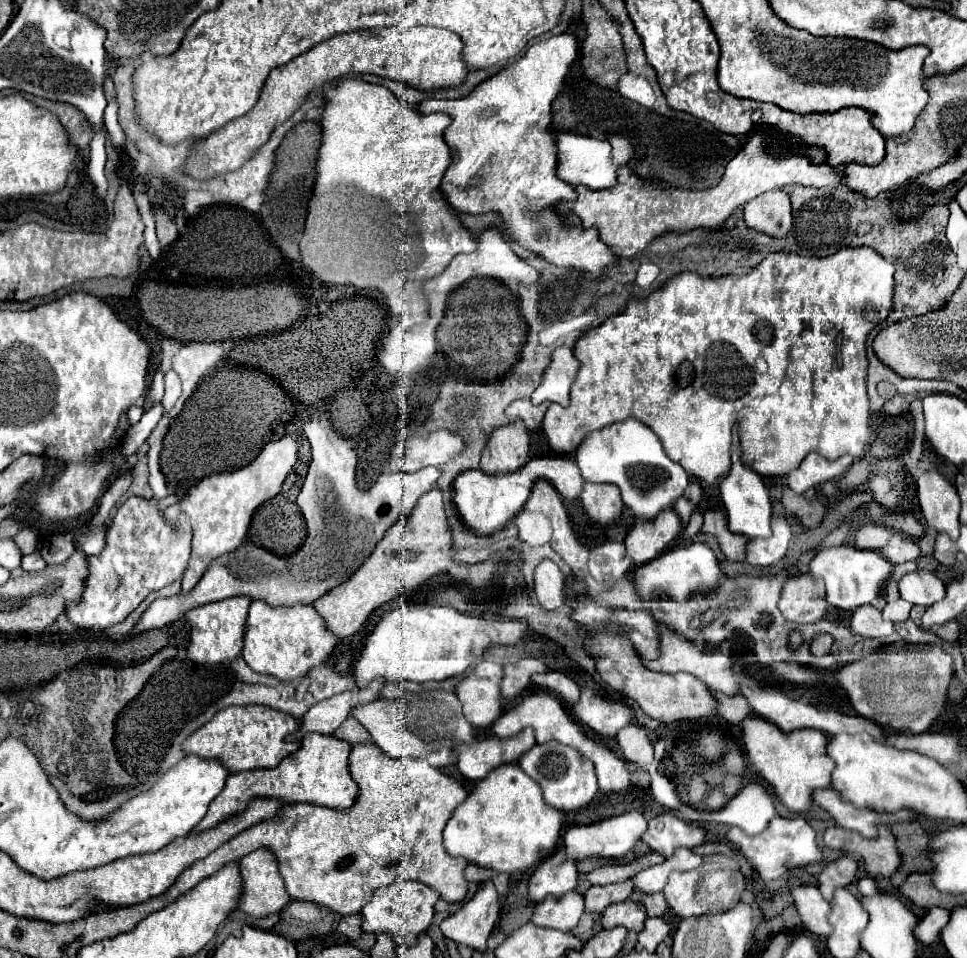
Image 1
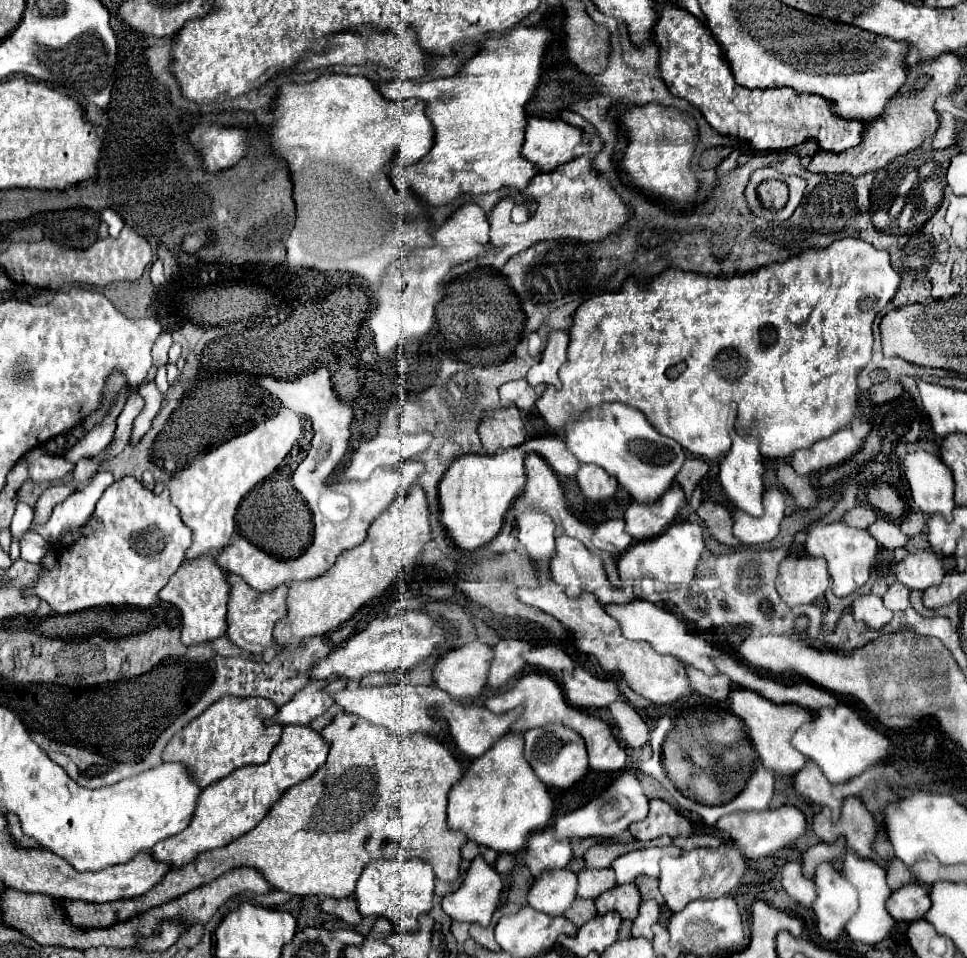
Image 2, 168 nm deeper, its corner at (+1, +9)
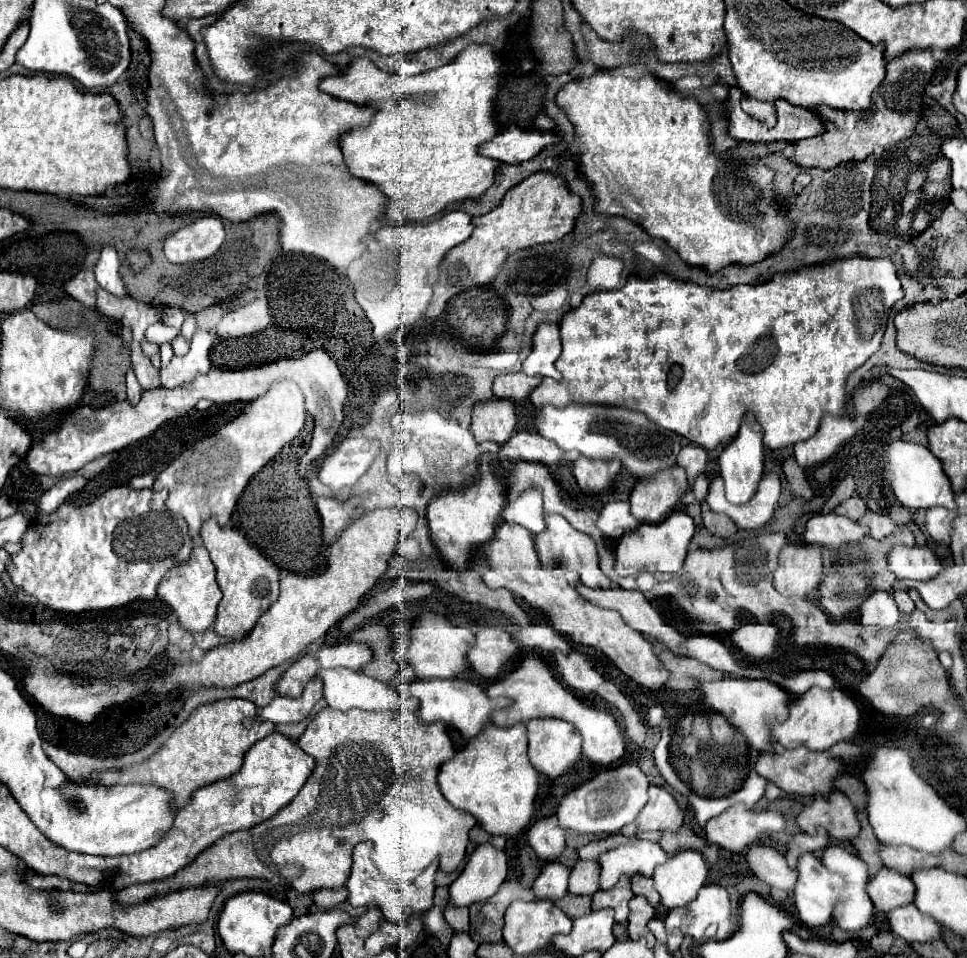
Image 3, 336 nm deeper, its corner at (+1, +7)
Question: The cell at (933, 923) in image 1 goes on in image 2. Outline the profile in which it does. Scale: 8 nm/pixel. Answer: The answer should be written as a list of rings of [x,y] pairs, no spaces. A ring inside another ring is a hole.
[[[904,885],[892,893],[888,899],[888,911],[896,921],[916,921],[922,919],[930,909],[930,893],[926,885]]]

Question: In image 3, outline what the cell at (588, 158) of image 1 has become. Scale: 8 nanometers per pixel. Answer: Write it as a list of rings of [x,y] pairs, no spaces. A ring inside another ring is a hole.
[[[516,125],[500,131],[490,139],[490,143],[482,145],[482,155],[502,161],[502,163],[522,163],[538,155],[544,147],[552,143],[560,143],[554,133],[544,131],[524,131]]]

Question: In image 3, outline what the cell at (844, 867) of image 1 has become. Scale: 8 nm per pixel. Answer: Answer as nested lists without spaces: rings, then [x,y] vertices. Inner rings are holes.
[[[820,827],[816,831],[816,835],[806,835],[806,833],[798,833],[790,839],[788,847],[786,847],[786,861],[792,869],[796,869],[796,859],[800,857],[800,853],[806,853],[806,851],[822,851],[824,847],[828,845],[828,833]]]

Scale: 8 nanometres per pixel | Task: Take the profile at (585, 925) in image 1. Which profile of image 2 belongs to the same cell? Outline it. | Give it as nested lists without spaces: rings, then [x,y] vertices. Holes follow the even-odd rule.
[[[580,899],[574,901],[574,905],[566,911],[566,919],[570,919],[576,927],[582,927],[586,921],[590,921],[596,915],[596,905],[592,899]]]

